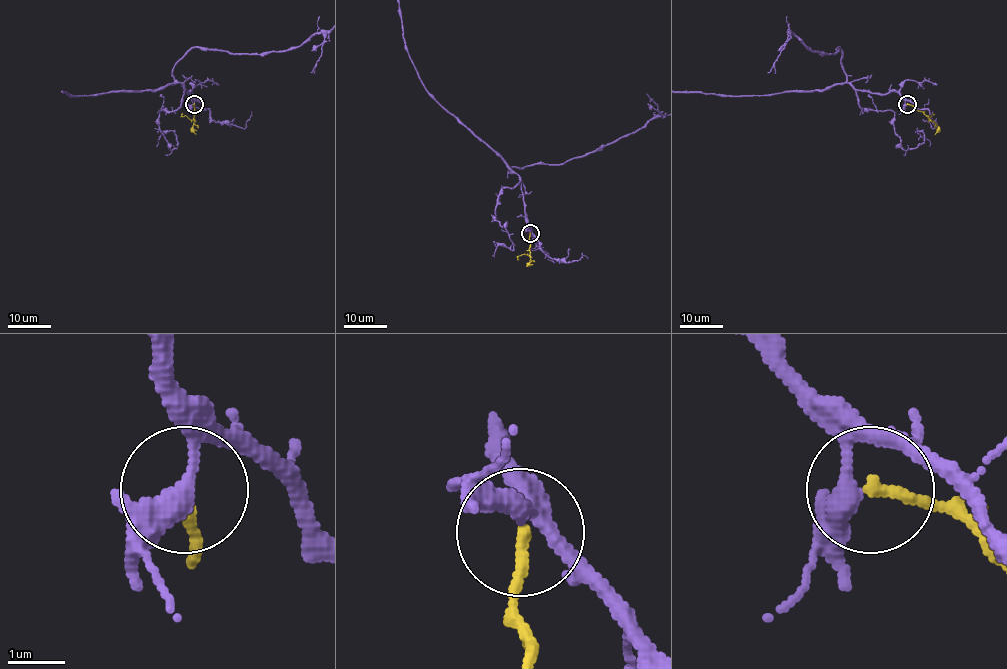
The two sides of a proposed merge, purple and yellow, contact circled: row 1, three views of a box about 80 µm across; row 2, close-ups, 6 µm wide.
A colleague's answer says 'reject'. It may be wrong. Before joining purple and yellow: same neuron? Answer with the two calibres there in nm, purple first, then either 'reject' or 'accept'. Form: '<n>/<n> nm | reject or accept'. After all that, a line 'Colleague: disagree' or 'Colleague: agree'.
320/200 nm | accept
Colleague: disagree

